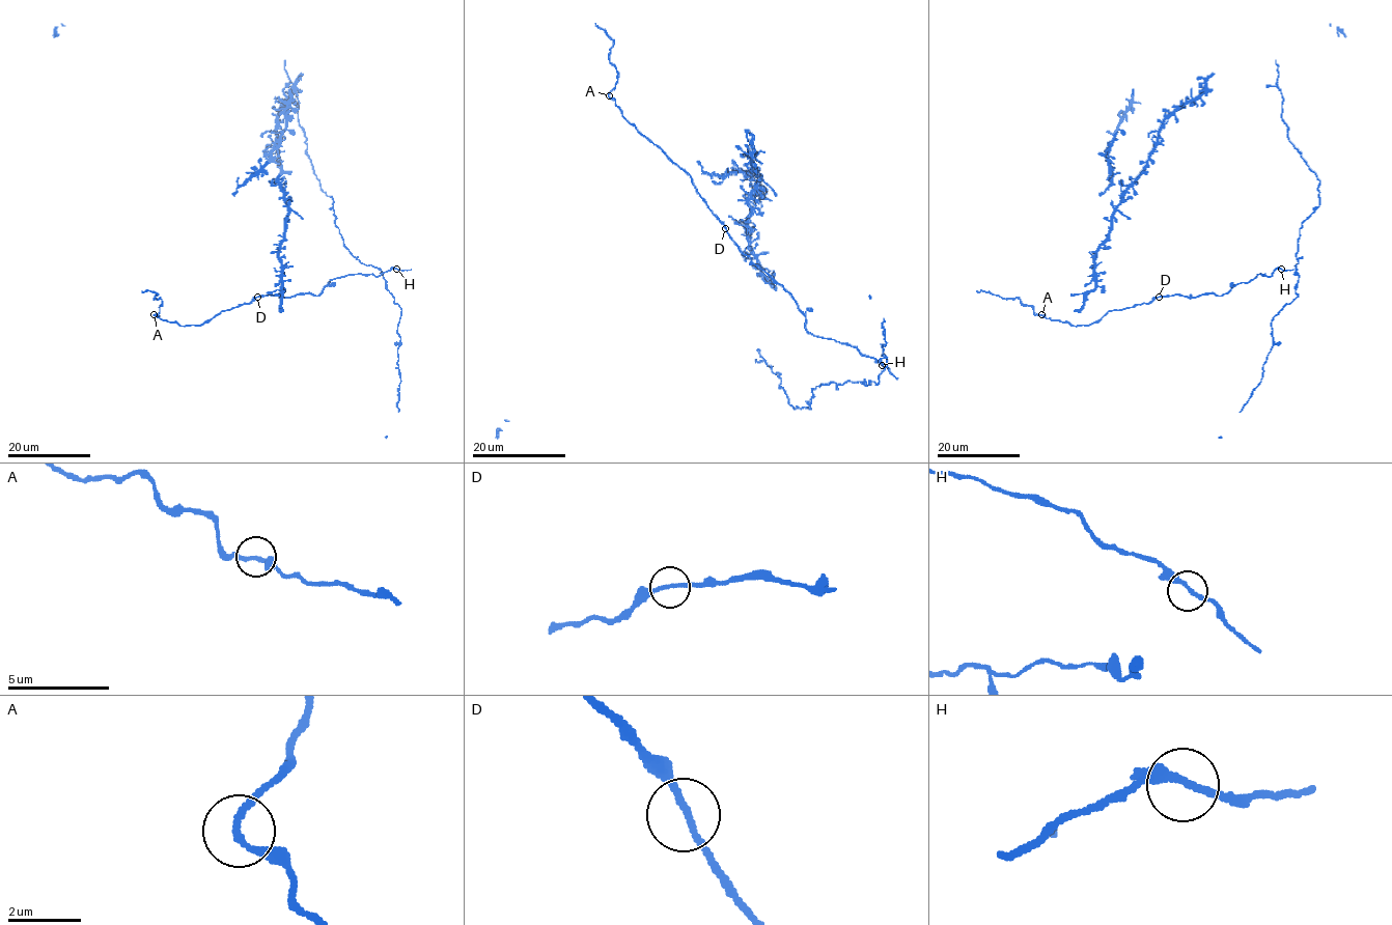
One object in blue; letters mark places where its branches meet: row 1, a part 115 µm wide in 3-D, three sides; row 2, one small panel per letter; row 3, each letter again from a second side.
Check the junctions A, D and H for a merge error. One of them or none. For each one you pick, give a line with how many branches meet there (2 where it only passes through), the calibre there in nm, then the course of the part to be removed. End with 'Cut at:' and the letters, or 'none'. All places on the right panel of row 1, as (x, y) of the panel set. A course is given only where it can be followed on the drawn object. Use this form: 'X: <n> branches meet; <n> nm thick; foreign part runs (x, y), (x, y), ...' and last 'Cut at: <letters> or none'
Cut at: none

